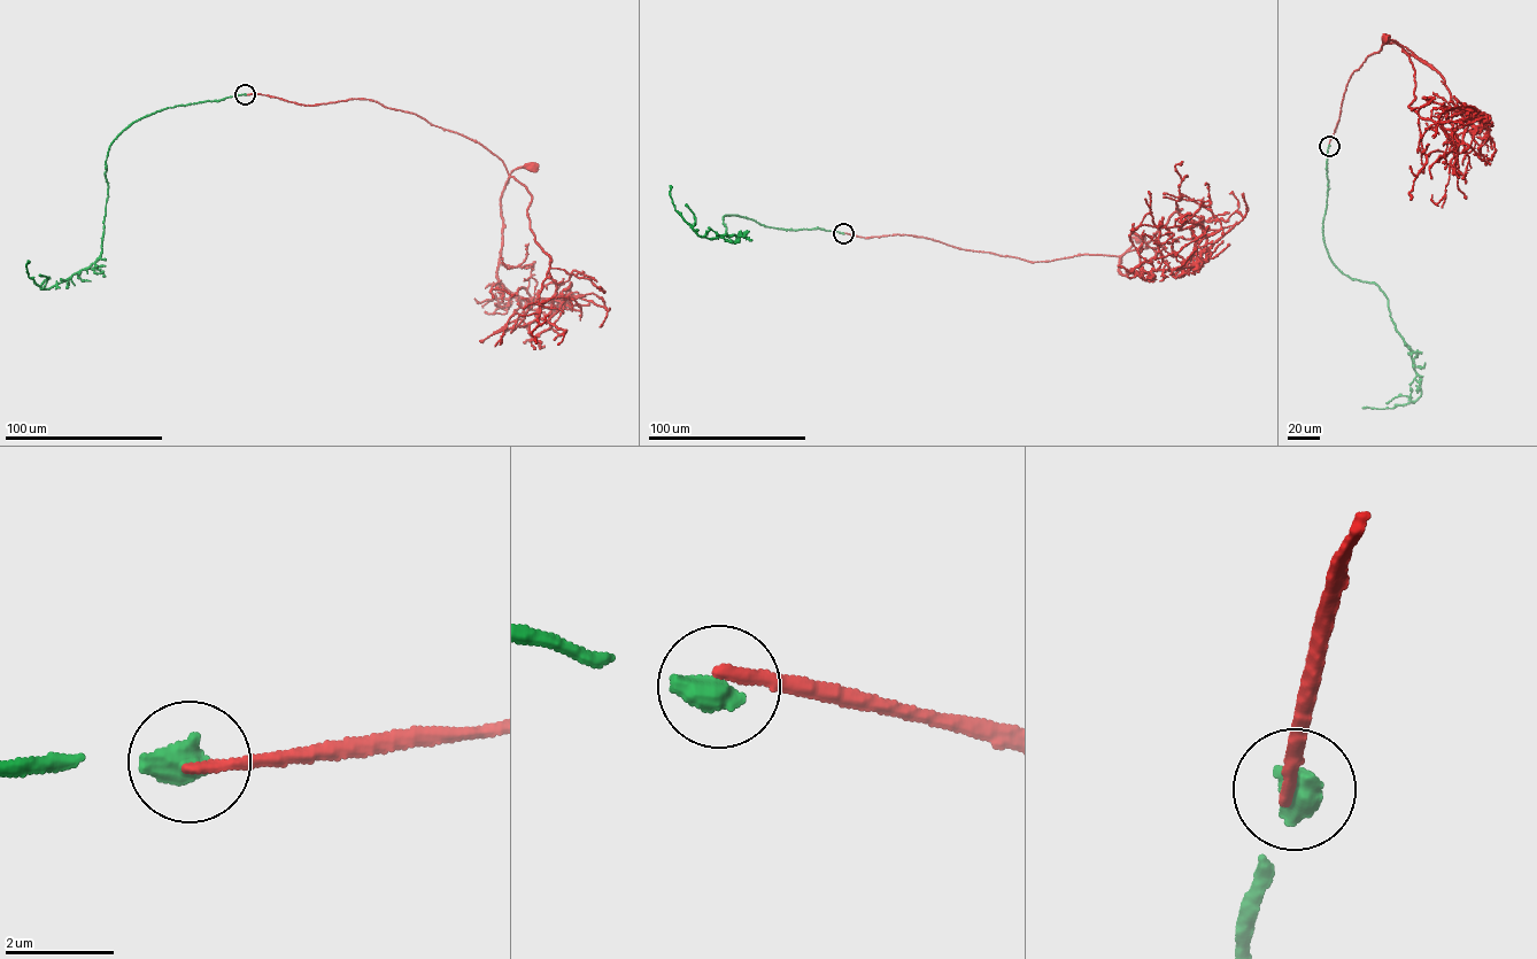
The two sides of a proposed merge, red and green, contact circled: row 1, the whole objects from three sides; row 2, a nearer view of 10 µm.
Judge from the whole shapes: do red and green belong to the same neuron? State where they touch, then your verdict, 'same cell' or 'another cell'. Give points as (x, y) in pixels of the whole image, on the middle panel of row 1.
place (843, 233); another cell

